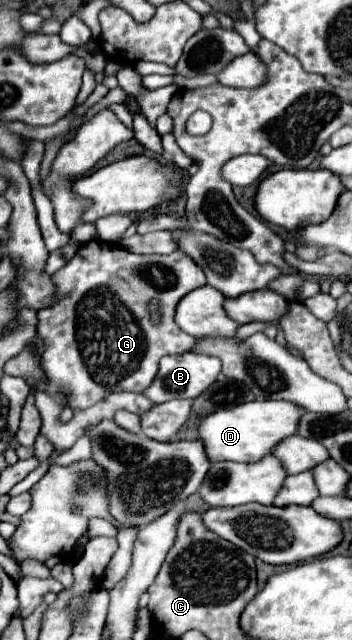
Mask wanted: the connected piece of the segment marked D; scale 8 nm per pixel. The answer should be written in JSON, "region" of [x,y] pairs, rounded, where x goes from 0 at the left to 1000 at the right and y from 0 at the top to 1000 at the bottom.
{"region":[[[710,627],[597,645],[563,667],[563,677],[585,695],[597,720],[722,723],[727,717],[767,711],[801,686],[835,680],[847,673],[847,655],[858,655],[864,645],[858,636],[835,636],[835,630],[813,627]]]}

